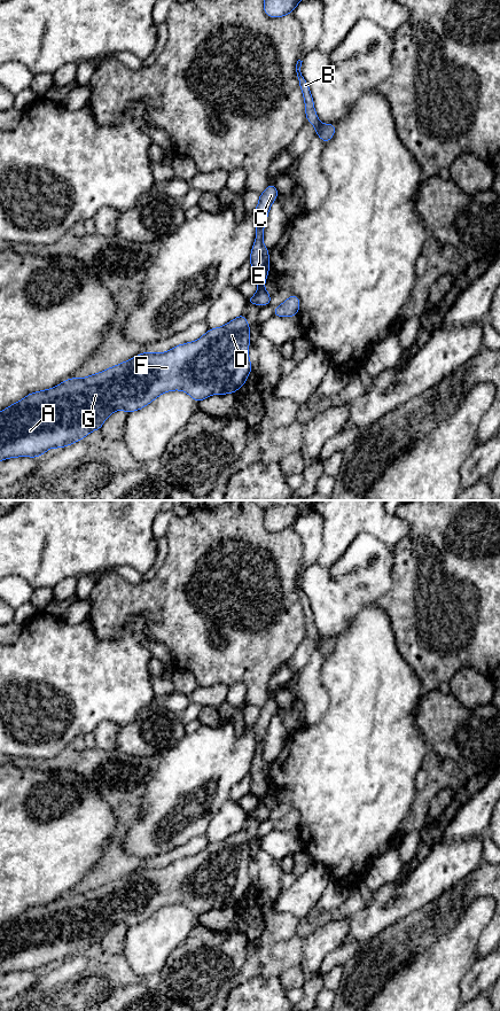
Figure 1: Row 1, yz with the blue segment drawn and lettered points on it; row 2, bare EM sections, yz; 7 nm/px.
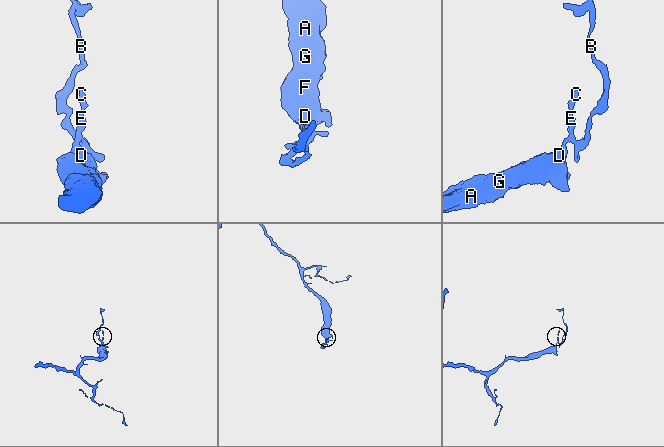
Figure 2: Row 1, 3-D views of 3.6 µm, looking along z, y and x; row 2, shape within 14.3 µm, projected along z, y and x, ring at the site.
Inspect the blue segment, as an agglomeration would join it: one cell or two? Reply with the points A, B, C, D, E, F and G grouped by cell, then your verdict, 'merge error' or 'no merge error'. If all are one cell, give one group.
A B C D E F G; no merge error

